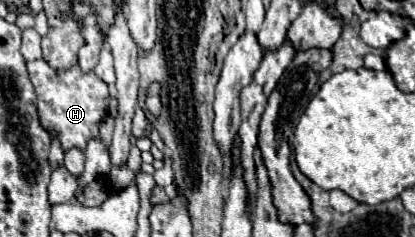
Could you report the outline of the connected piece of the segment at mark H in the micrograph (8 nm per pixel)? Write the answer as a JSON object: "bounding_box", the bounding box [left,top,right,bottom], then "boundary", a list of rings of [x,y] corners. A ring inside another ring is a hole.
{"bounding_box":[27,60,109,150],"boundary":[[[45,60],[27,62],[27,70],[39,96],[37,110],[39,110],[43,128],[59,132],[63,150],[69,150],[73,146],[85,150],[85,144],[89,142],[89,138],[99,136],[99,122],[107,116],[107,110],[105,110],[109,102],[107,84],[101,82],[93,72],[83,74],[79,66],[73,66],[67,72],[57,72]]]}

